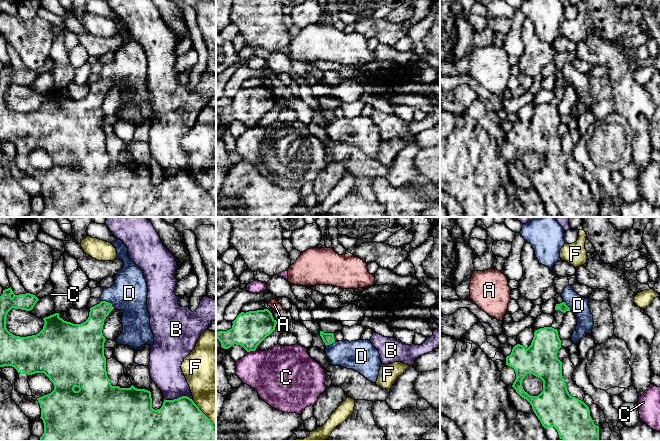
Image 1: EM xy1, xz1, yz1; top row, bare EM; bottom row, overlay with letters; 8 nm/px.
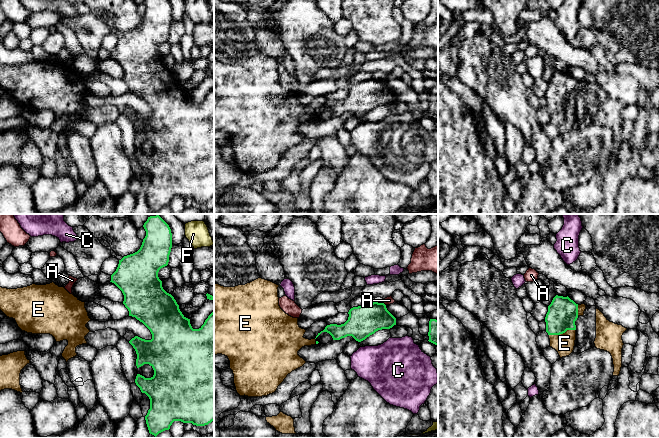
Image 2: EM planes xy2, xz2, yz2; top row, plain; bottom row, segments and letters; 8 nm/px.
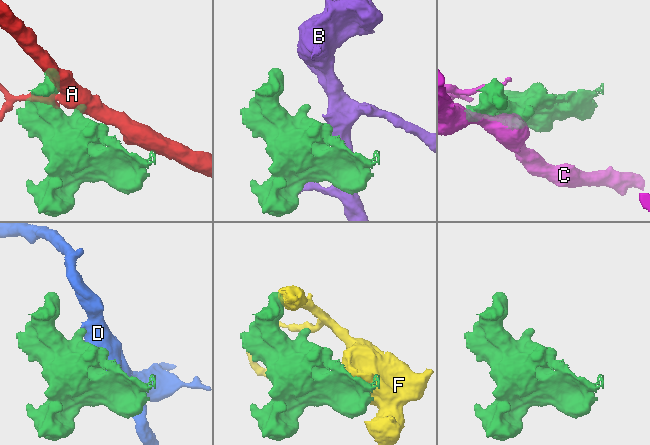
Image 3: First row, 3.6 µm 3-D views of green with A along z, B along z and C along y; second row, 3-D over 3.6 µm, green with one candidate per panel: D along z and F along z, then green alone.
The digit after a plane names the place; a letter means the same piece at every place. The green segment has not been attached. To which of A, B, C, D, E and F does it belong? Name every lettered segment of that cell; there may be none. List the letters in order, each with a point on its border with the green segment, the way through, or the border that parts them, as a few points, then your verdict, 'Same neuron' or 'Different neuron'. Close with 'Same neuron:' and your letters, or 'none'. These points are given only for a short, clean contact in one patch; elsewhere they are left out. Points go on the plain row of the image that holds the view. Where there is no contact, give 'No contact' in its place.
A: Touches green at xz2 (384, 80). Boundary: xz2 (383, 79), (385, 81). Different neuron
B: Touches green at xy1 (179, 173). Different neuron
C: Touches green at xz1 (251, 126). Boundary: xz1 (255, 125), (247, 128). Different neuron
D: Touches green at xy1 (108, 78). Boundary: xy1 (101, 76), (108, 77), (114, 84). Different neuron
E: Touches green at yz2 (562, 109). Same neuron
F: Touches green at xy1 (204, 190). Different neuron
Same neuron: E

